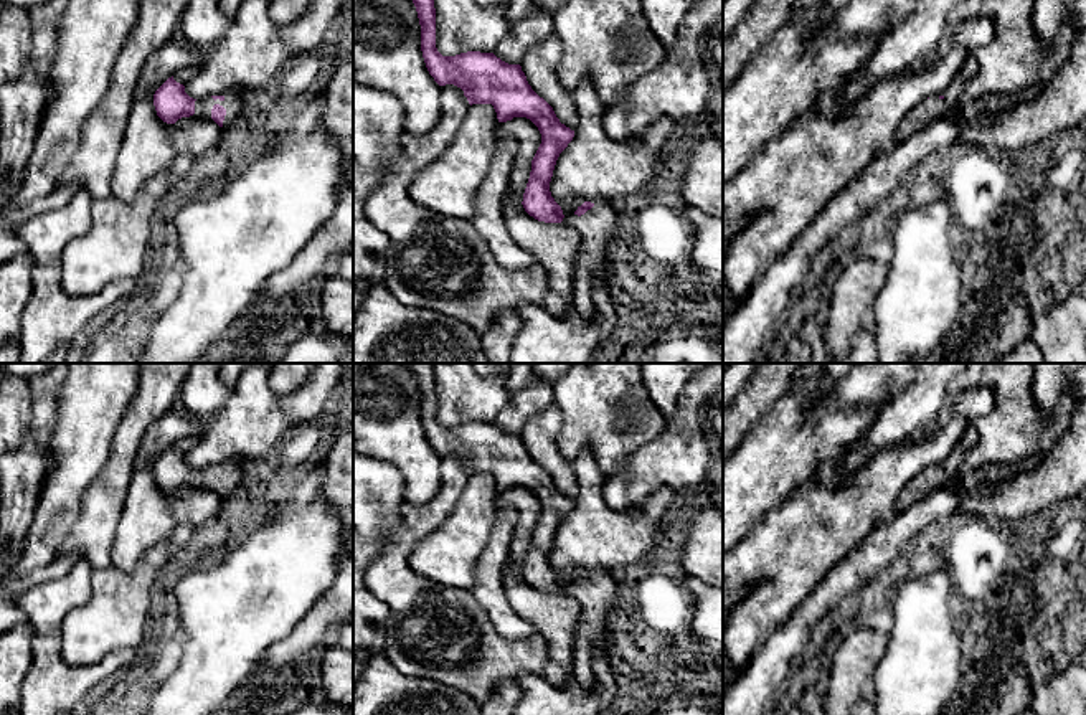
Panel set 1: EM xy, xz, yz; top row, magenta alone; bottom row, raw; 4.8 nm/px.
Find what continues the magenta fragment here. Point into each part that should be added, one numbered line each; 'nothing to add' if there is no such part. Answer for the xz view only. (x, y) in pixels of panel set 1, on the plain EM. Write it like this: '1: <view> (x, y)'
1: xz (601, 598)

